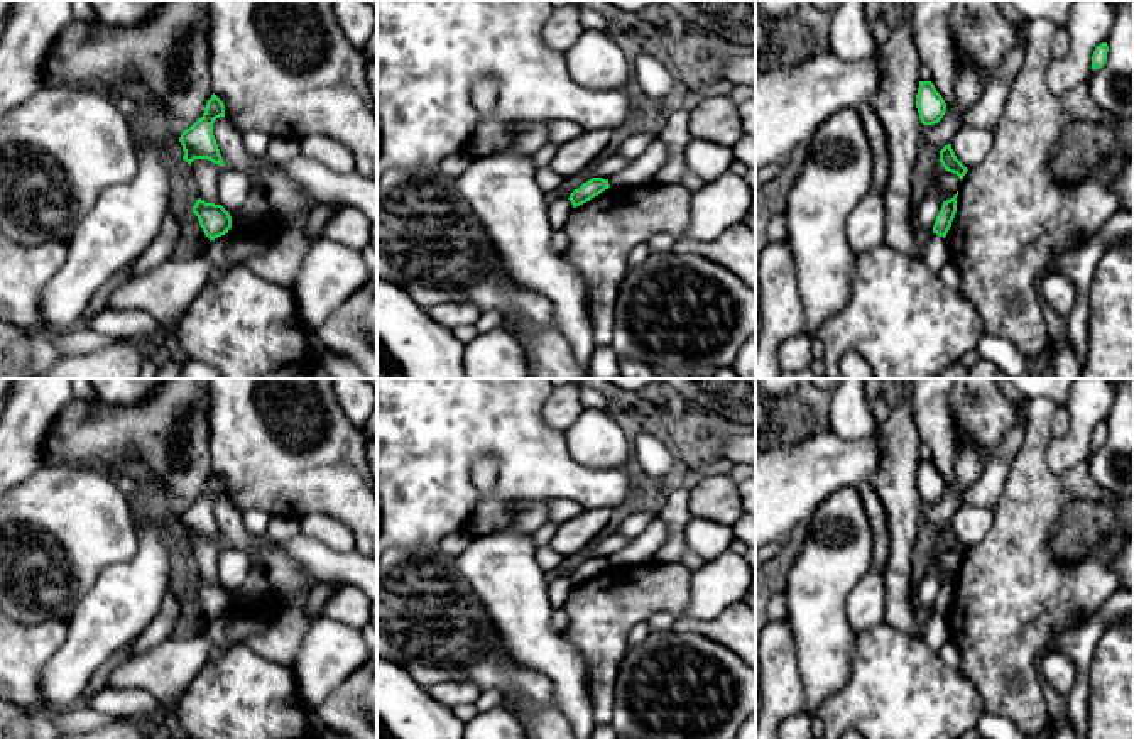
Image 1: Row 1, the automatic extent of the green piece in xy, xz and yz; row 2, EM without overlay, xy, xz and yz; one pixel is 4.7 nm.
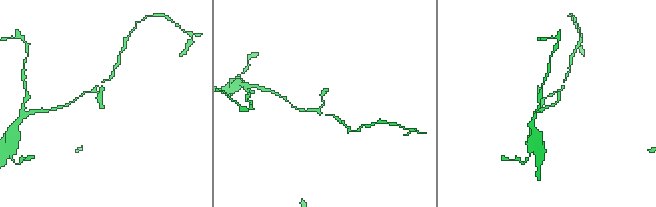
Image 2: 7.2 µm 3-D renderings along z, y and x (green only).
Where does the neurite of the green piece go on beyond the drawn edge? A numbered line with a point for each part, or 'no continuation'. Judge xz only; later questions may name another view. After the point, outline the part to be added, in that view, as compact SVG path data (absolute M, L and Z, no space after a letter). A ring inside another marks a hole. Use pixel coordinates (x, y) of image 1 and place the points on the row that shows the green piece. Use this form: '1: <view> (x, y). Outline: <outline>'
no continuation

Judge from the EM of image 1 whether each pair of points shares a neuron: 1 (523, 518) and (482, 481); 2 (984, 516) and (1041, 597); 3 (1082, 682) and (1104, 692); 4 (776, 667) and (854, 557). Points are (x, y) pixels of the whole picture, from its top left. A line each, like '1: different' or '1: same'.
1: same
2: different
3: different
4: different

